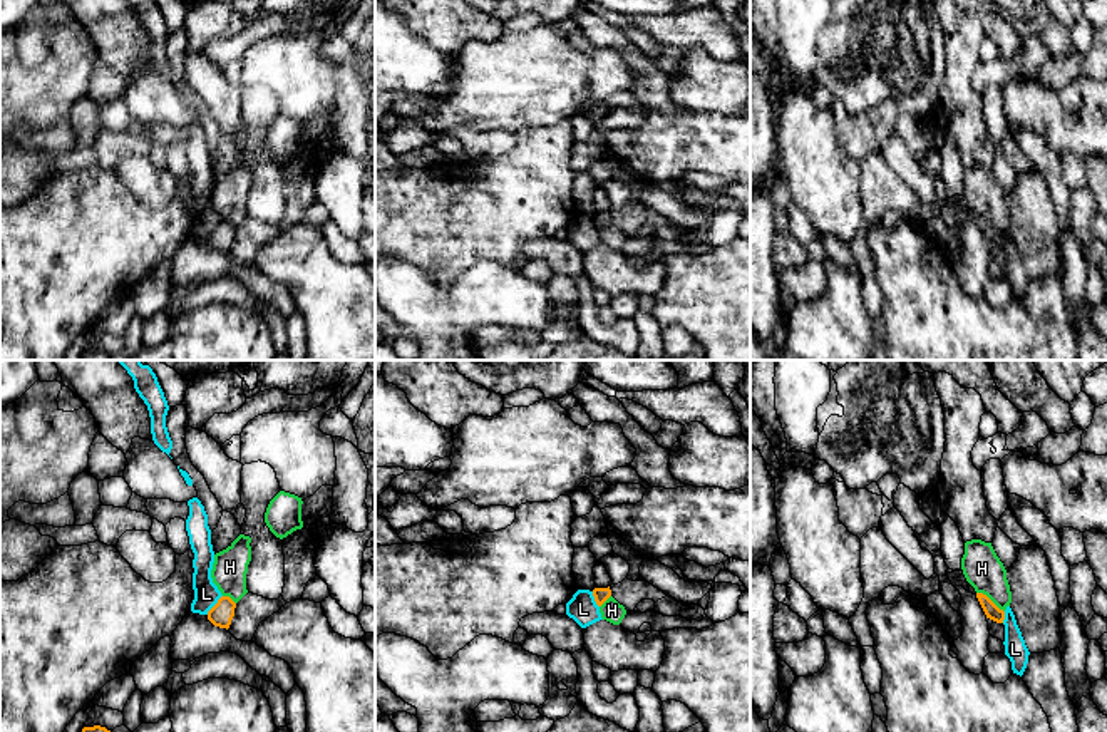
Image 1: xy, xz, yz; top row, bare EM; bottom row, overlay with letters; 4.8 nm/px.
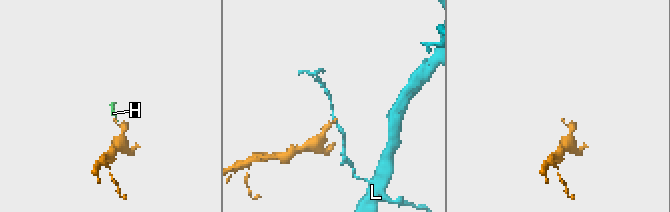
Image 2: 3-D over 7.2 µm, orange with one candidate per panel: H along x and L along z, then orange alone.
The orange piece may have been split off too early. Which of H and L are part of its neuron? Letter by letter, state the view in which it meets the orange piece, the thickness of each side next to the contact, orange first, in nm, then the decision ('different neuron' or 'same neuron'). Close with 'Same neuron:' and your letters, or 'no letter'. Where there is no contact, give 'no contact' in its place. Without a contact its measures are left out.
H: meets orange in yz; 70 nm thick on the orange side, 190 nm on the other; different neuron
L: meets orange in xy; 110 nm thick on the orange side, 120 nm on the other; different neuron
Same neuron: no letter

